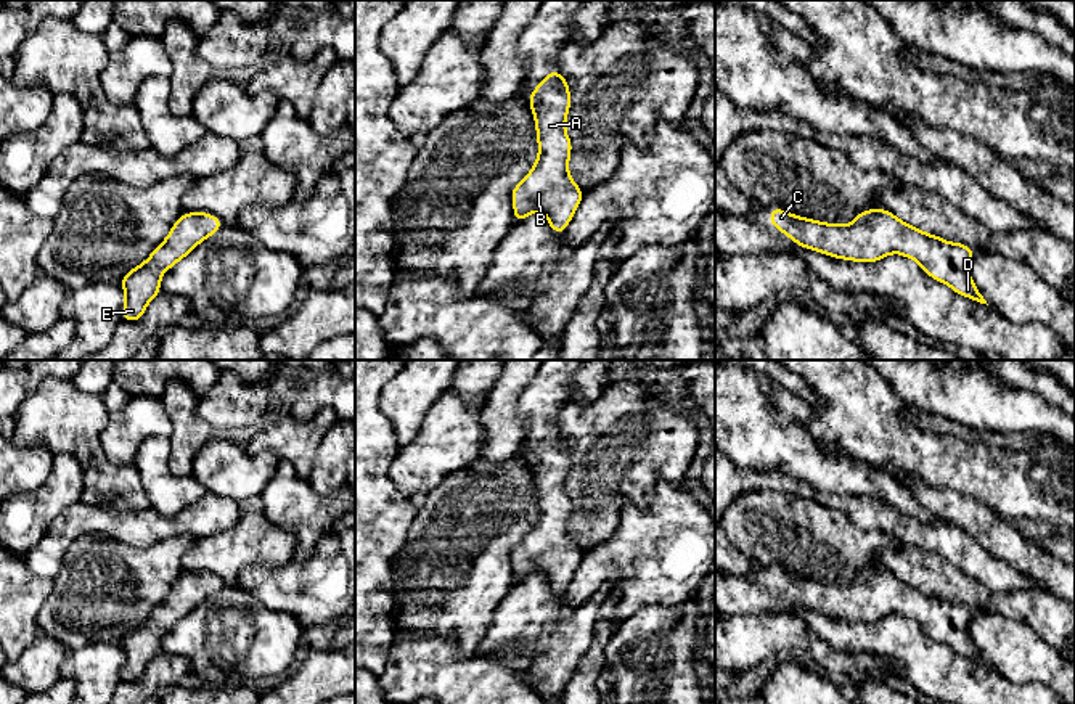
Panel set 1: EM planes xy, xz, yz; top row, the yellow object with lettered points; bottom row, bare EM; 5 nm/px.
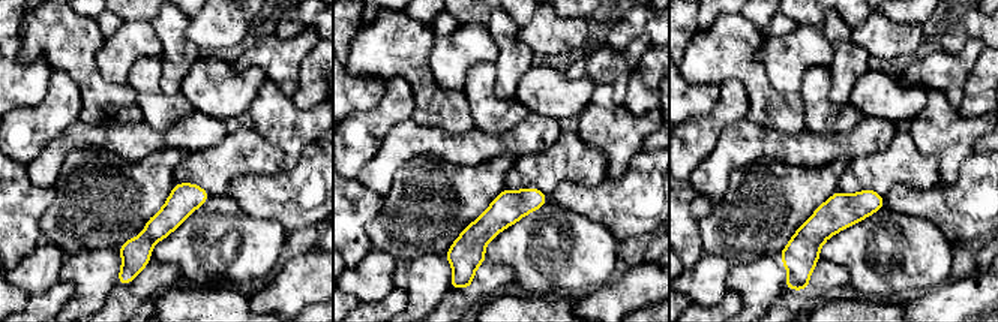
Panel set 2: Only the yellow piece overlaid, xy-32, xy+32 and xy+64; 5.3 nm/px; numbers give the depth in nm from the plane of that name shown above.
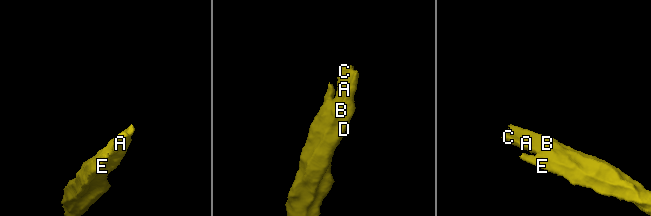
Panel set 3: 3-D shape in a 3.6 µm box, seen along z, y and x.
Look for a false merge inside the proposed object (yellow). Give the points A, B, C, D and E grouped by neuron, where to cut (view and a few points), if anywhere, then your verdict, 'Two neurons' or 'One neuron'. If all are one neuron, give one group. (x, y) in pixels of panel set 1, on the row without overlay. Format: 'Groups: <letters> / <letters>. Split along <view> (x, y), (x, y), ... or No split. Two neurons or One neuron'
Groups: A B C D E. No split. One neuron

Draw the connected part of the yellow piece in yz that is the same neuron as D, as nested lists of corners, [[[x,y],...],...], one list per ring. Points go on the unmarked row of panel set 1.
[[[771,567],[768,575],[771,587],[800,608],[866,624],[897,612],[916,620],[924,633],[948,645],[959,656],[987,664],[969,635],[974,608],[929,595],[887,569],[860,571],[848,585],[805,579],[779,567]]]

